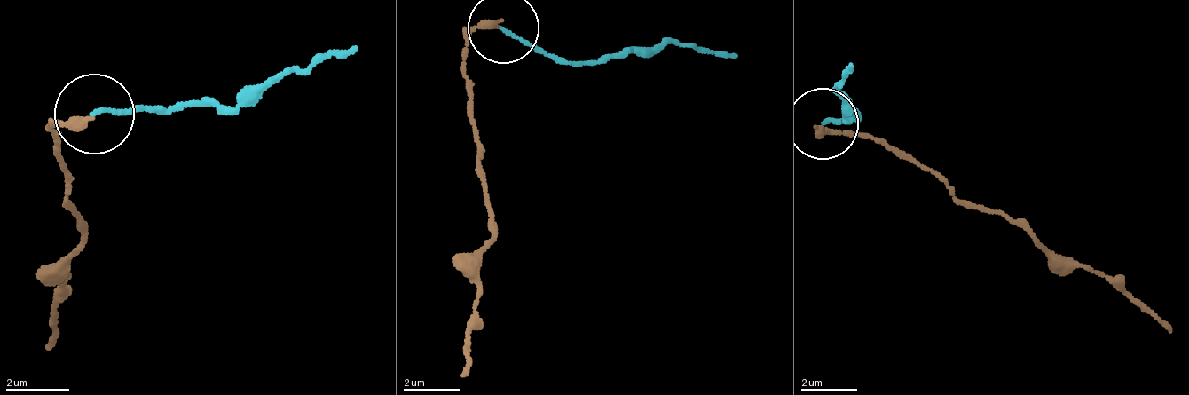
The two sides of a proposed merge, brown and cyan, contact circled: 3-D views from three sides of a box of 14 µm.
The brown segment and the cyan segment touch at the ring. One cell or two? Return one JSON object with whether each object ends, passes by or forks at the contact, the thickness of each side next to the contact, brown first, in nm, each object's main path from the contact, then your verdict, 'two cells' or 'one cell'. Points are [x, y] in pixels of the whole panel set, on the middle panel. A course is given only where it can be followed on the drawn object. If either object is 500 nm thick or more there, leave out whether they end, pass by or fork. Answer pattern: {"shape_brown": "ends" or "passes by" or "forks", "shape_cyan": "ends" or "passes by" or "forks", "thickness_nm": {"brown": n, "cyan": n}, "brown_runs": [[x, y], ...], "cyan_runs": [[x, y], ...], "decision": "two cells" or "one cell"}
{"shape_brown": "ends", "shape_cyan": "ends", "thickness_nm": {"brown": 300, "cyan": 110}, "brown_runs": [[501, 26], [466, 40], [466, 82], [494, 239], [480, 260], [480, 317], [459, 374]], "cyan_runs": [[501, 26], [565, 61], [608, 61], [643, 54], [665, 40], [736, 54]], "decision": "two cells"}

